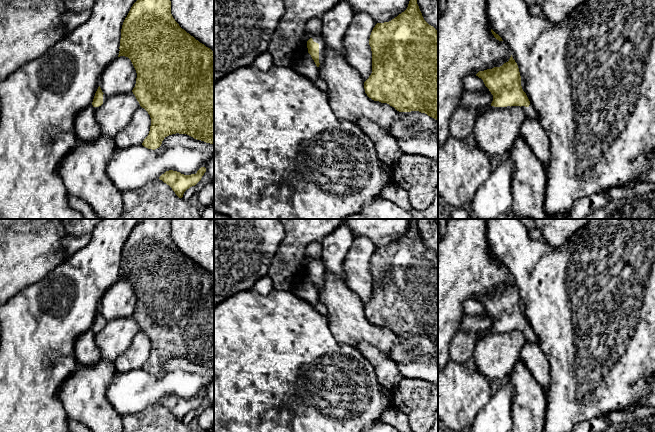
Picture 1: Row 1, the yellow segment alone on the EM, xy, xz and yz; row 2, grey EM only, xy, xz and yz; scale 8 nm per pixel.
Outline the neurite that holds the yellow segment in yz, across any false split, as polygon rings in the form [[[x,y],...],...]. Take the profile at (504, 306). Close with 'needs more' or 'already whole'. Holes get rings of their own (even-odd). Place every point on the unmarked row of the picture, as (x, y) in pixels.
[[[512,279],[502,290],[479,295],[476,300],[483,304],[493,319],[491,329],[485,331],[480,338],[493,333],[520,330],[524,333],[526,341],[539,344],[537,335],[522,313],[519,292]]]; needs more

